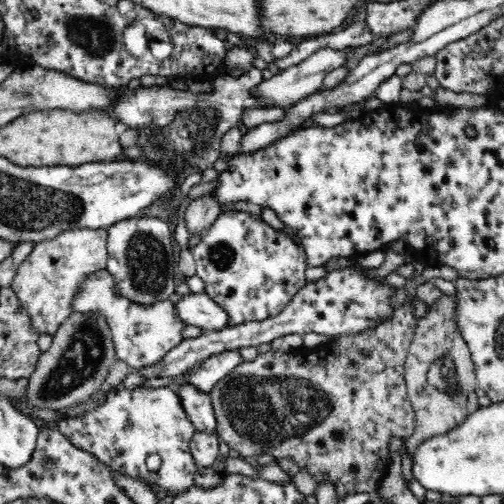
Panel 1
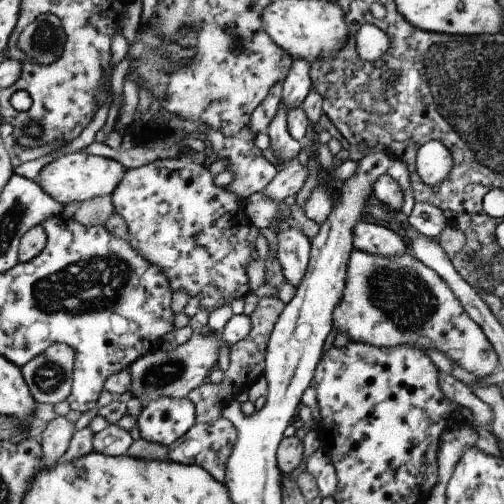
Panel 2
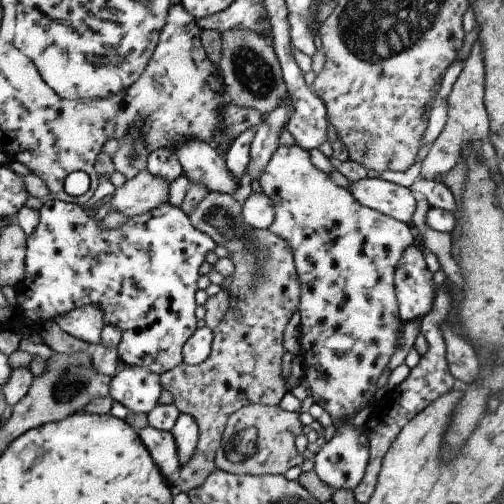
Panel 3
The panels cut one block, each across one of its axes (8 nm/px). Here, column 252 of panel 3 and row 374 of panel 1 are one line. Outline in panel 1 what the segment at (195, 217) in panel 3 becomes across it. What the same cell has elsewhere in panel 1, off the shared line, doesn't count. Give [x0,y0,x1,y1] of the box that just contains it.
[208,292,424,498]

